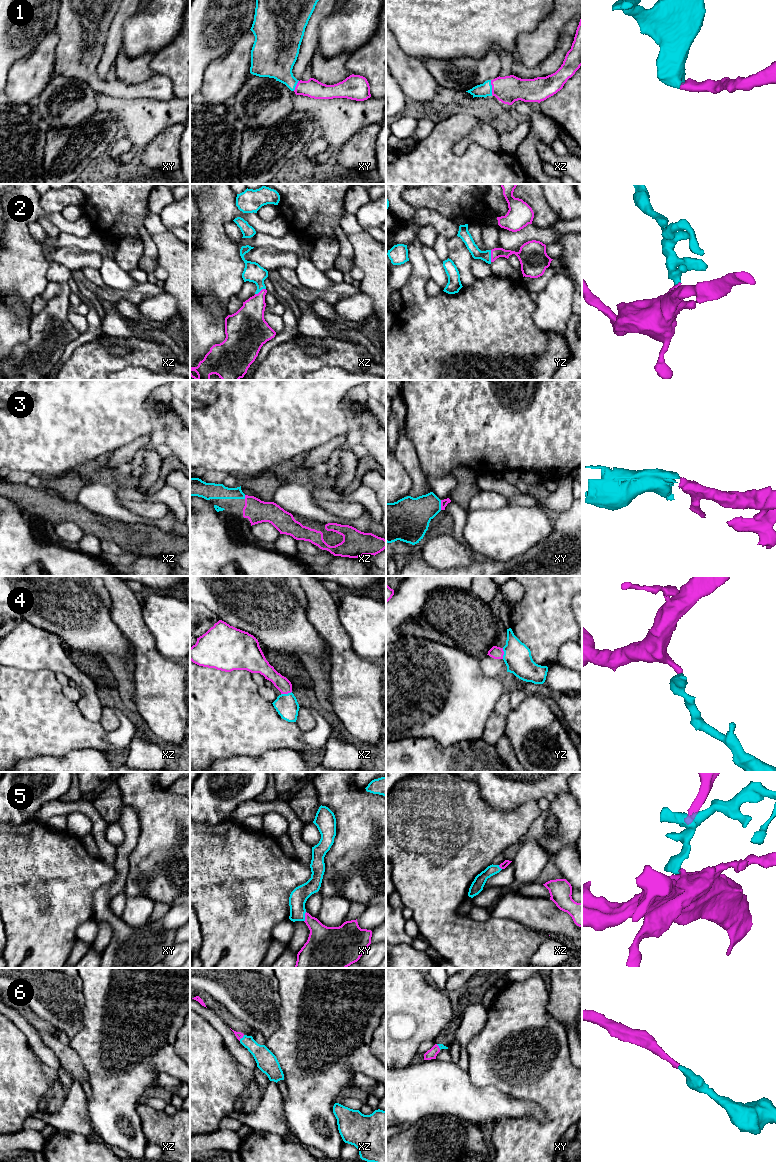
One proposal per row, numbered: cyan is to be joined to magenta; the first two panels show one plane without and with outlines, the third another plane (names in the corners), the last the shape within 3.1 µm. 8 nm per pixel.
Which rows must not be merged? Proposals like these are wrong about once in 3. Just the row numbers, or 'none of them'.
none of them

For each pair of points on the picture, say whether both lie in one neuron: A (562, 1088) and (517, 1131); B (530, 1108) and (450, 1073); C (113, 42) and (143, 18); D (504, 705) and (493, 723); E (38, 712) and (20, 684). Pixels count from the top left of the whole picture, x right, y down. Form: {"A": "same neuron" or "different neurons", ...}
{"A": "same neuron", "B": "same neuron", "C": "different neurons", "D": "same neuron", "E": "same neuron"}

